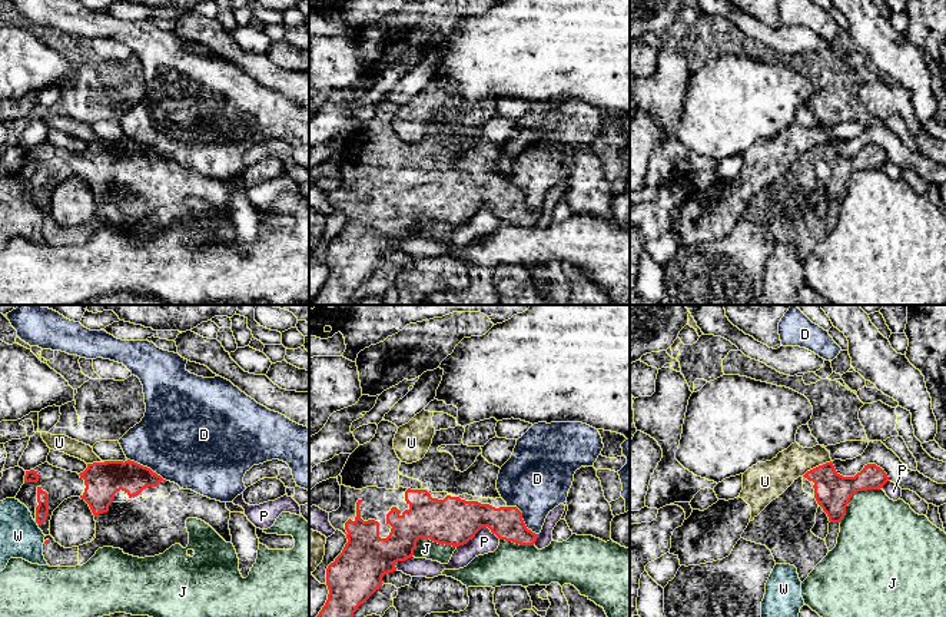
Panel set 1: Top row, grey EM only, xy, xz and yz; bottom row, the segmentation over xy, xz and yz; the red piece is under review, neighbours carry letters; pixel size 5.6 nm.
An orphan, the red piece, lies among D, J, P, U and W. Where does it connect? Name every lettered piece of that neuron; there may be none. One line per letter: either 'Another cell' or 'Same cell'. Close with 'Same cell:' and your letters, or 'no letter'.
D: Another cell
J: Another cell
P: Another cell
U: Another cell
W: Another cell
Same cell: no letter

